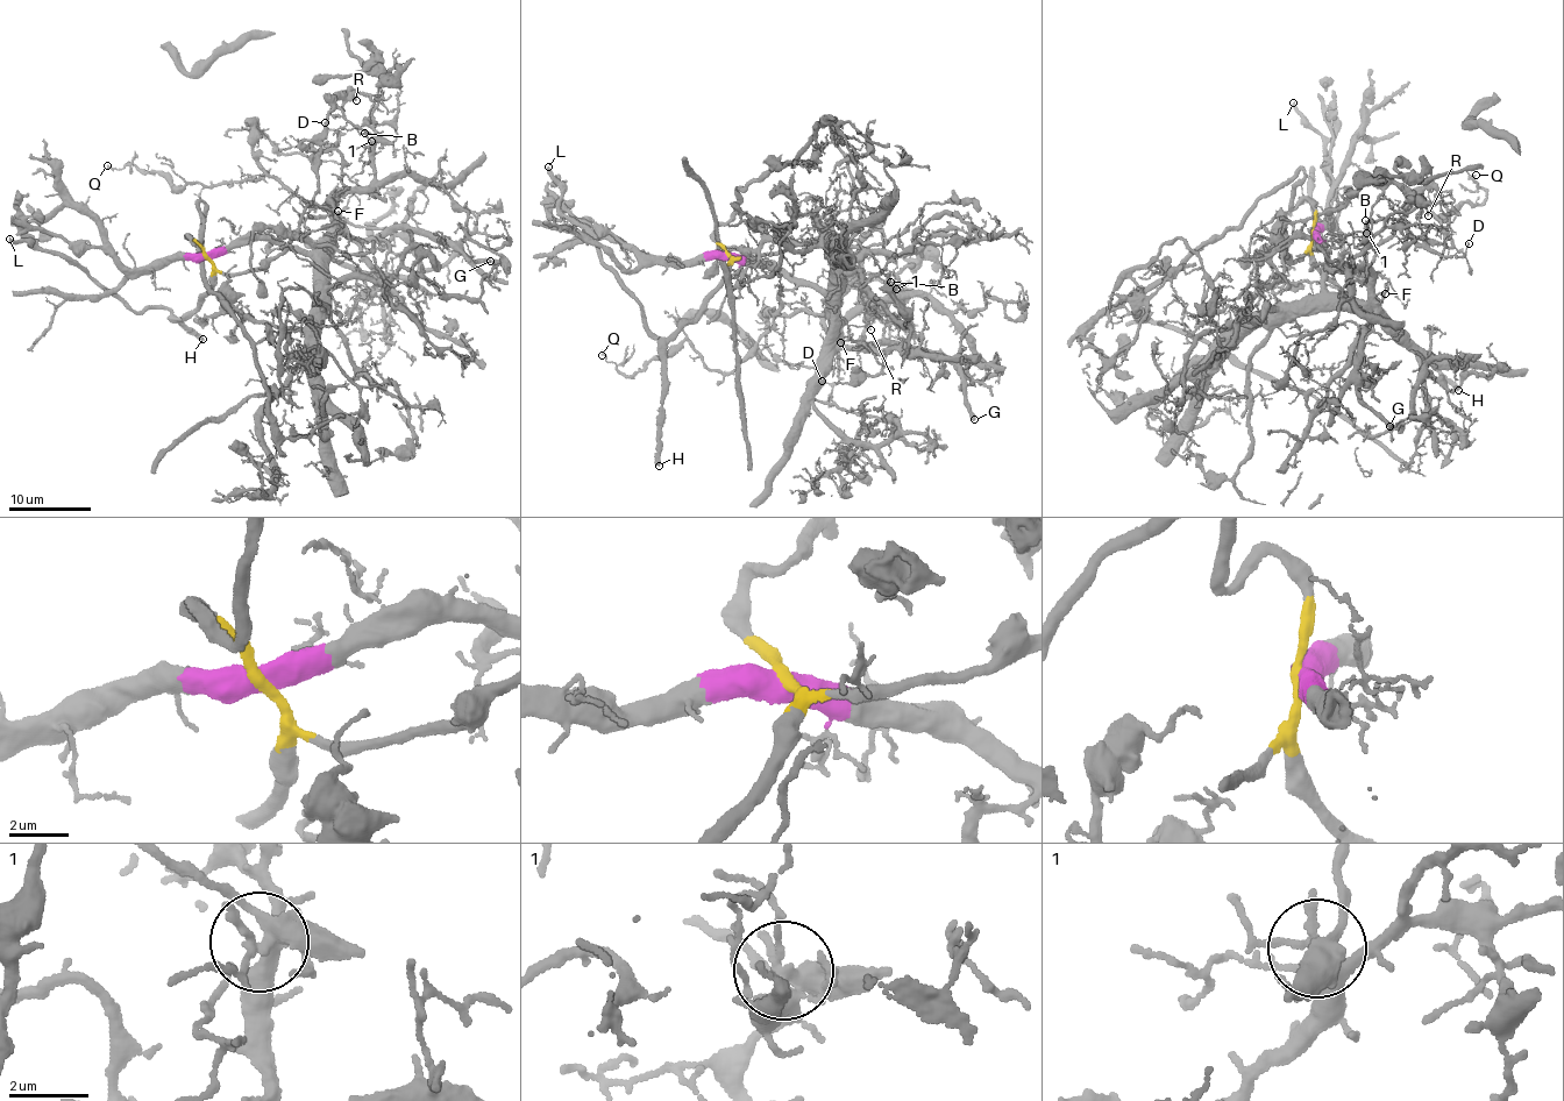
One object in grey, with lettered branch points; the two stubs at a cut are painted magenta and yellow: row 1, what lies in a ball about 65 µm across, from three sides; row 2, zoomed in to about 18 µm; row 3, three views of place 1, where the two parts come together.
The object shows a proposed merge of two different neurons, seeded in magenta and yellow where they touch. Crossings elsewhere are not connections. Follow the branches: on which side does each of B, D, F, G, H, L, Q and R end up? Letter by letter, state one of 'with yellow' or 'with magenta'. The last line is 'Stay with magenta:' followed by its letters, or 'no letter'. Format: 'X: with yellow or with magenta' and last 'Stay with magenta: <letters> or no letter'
B: with magenta
D: with magenta
F: with magenta
G: with magenta
H: with yellow
L: with yellow
Q: with magenta
R: with yellow
Stay with magenta: B, D, F, G, Q

